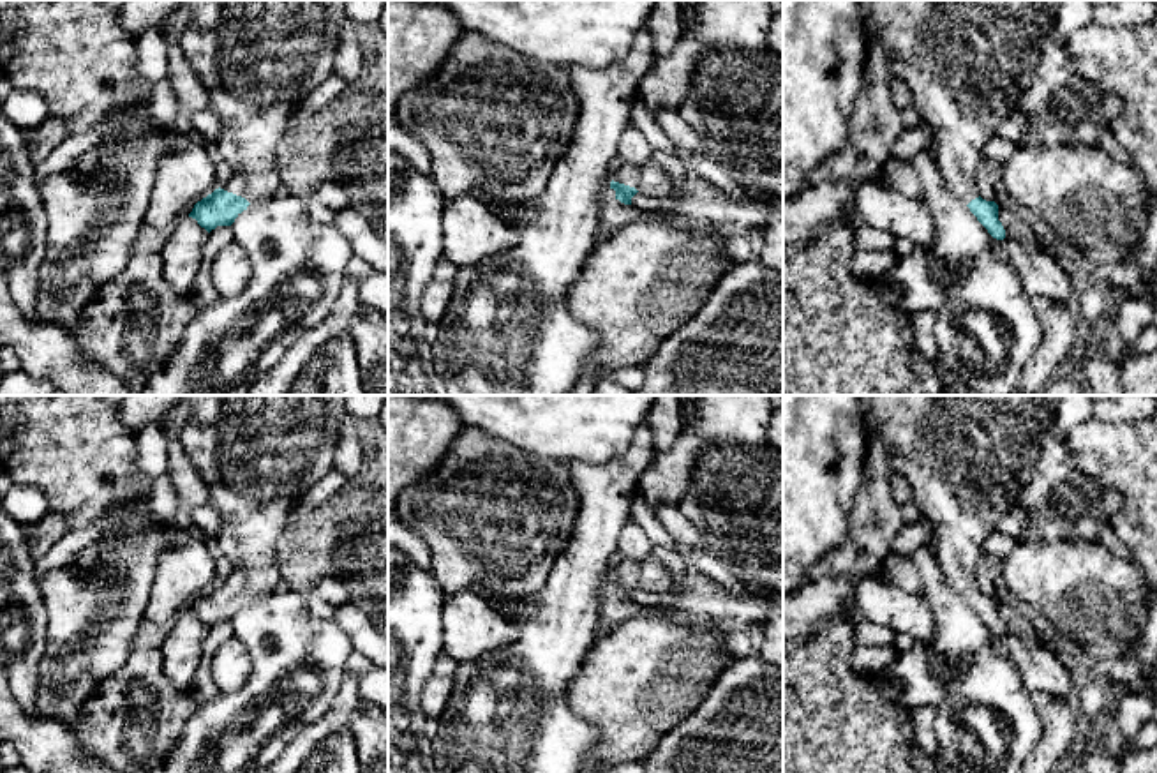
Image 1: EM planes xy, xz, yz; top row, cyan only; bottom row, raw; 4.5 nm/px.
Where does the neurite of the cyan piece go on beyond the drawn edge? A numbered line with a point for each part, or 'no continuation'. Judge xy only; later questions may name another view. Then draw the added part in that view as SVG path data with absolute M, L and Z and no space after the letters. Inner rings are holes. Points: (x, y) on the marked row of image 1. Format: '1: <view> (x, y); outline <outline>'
1: xy (258, 59); outline M180 0L190 21L178 37L185 60L208 92L208 108L220 118L219 152L233 168L233 178L220 189L245 198L250 205L275 196L282 185L275 146L287 132L296 104L332 76L335 51L349 34L342 0Z

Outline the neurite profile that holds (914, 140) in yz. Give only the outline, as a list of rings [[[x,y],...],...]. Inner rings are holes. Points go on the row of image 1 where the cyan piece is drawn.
[[[926,124],[905,127],[894,145],[892,155],[901,162],[912,162],[921,152],[926,152],[931,143],[931,129]]]

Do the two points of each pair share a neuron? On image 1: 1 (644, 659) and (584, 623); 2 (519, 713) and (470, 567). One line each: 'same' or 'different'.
1: different
2: different

